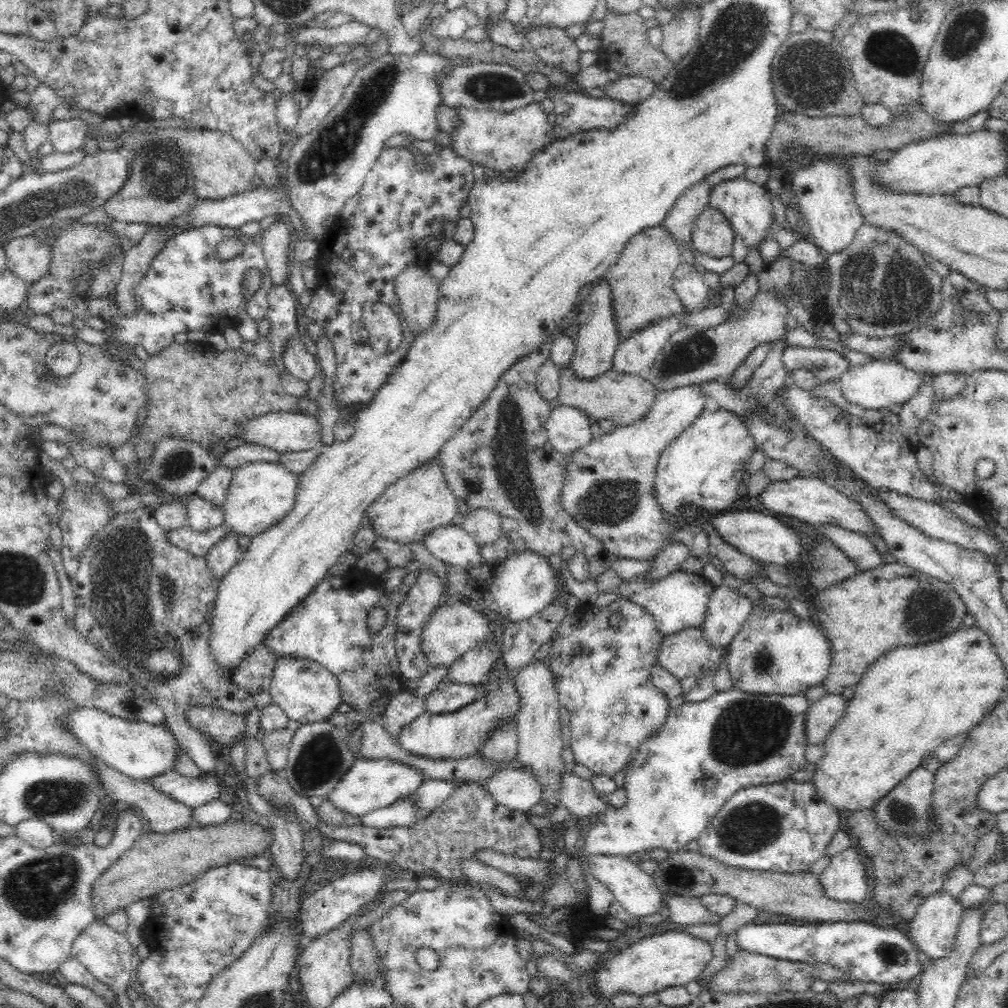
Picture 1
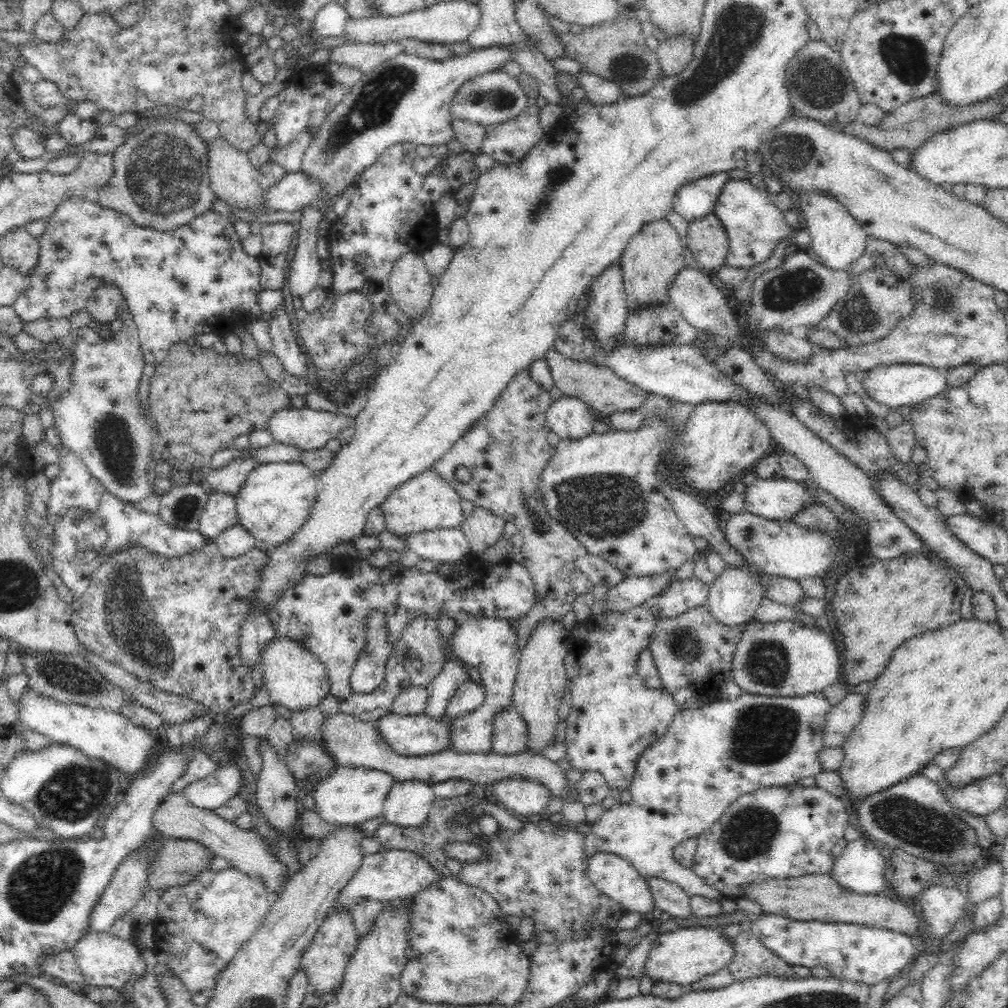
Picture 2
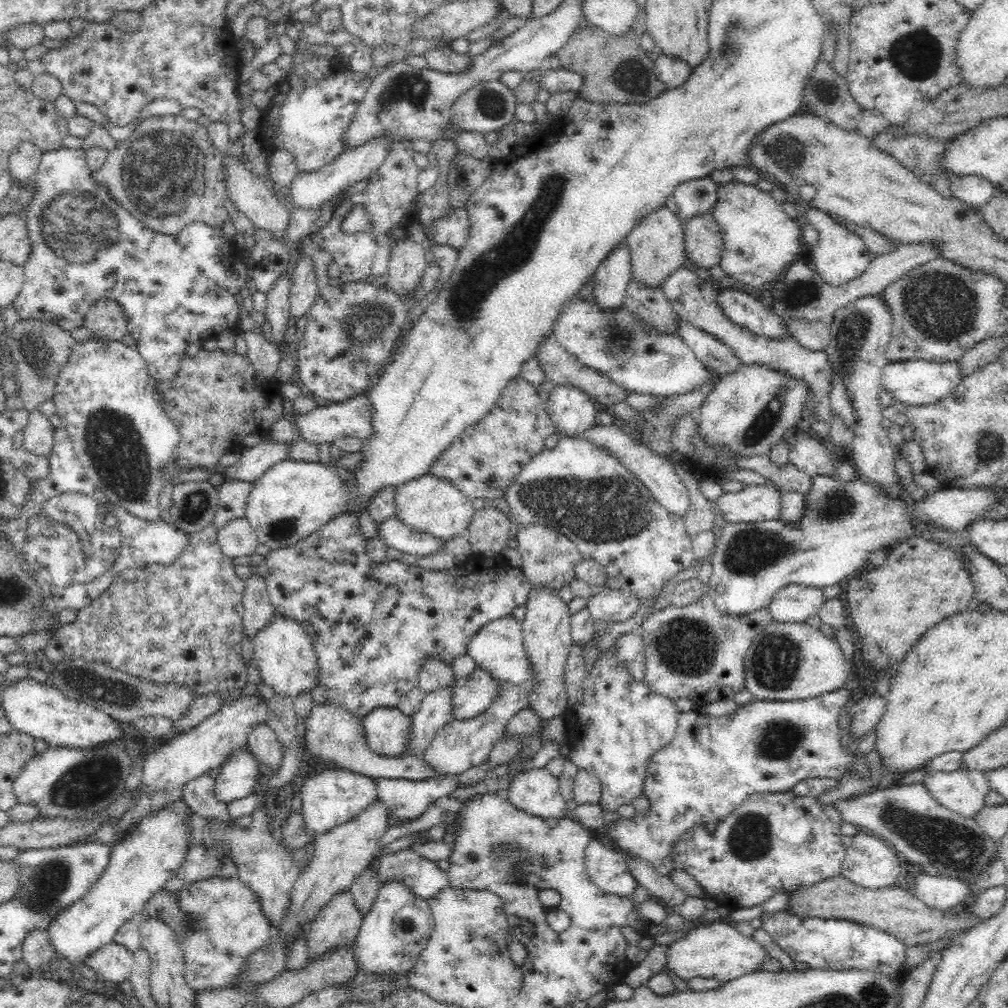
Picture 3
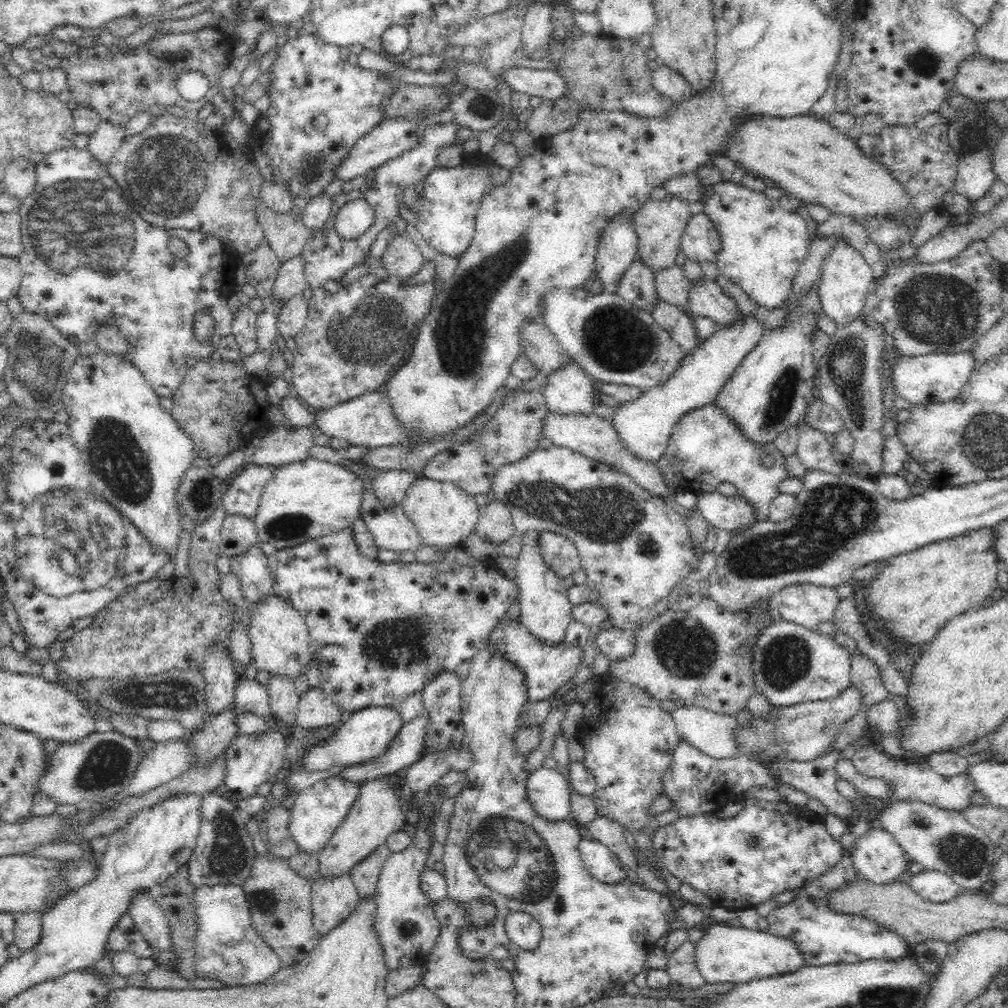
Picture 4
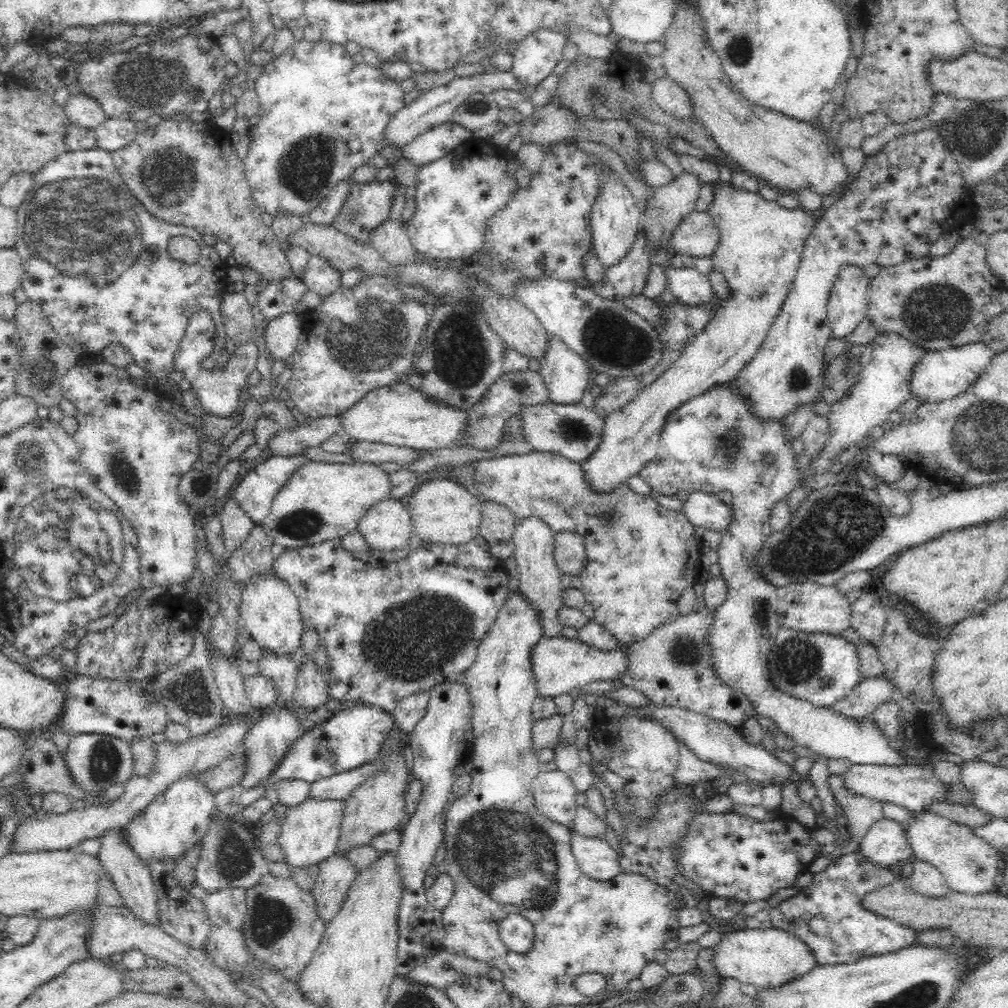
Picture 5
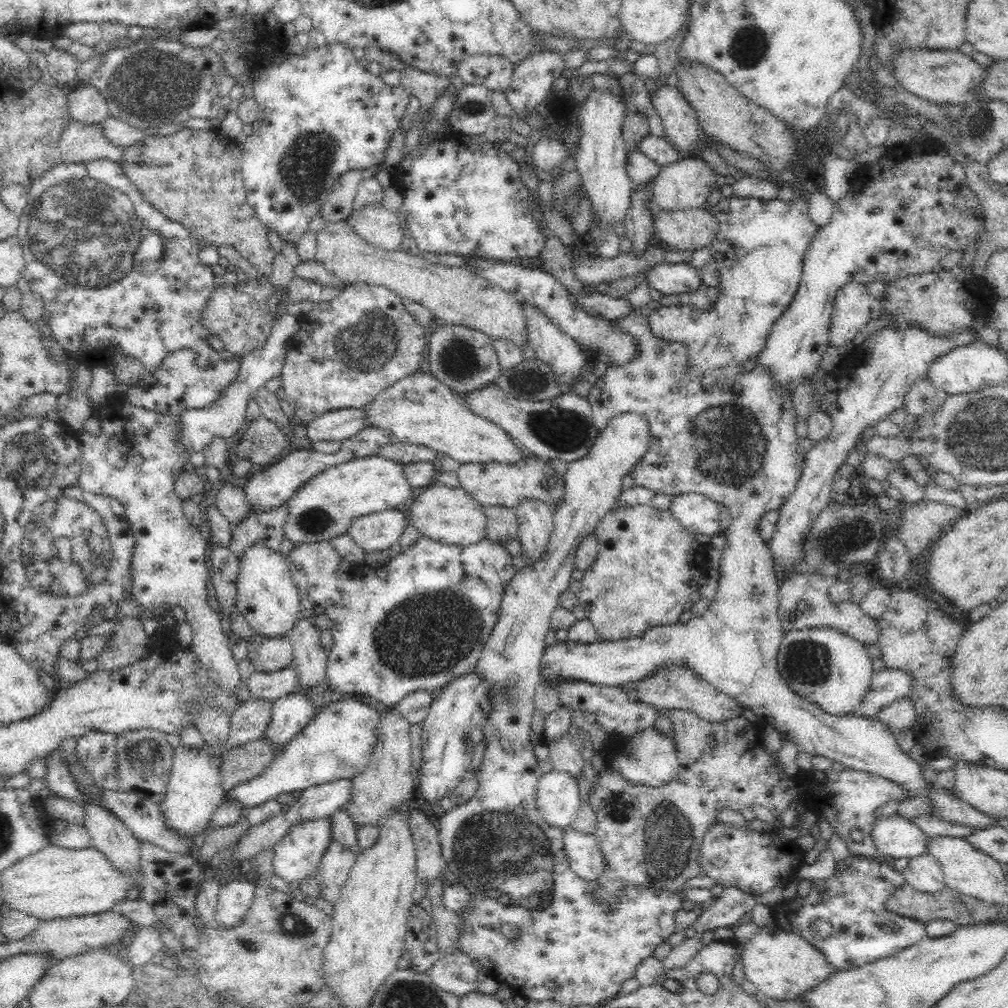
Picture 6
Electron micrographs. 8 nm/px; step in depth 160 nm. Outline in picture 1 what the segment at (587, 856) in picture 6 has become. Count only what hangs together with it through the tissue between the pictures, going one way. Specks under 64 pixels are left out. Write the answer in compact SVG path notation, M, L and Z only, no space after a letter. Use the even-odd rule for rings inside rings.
M595 854L589 858L589 869L593 877L608 888L610 895L630 913L630 916L636 916L636 918L650 916L661 908L663 892L657 887L654 879L634 861L623 856Z

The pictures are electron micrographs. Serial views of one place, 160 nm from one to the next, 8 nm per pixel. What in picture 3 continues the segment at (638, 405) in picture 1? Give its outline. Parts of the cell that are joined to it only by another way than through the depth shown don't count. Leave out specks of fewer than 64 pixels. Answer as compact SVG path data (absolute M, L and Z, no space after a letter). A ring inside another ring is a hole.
M548 332L548 334L542 338L542 342L538 344L538 350L536 350L534 357L538 359L538 364L542 367L546 380L550 380L554 385L570 385L581 388L602 409L608 409L612 404L622 402L624 398L628 396L627 389L610 381L606 375L581 365L576 360L576 357L573 357L558 340L556 340L553 332Z

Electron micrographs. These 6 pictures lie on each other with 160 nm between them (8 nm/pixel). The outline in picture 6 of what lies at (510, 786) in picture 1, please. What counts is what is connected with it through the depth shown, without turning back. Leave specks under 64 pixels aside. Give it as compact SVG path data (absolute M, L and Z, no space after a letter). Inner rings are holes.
M553 768L539 778L536 799L539 813L549 825L570 827L582 804L577 777Z

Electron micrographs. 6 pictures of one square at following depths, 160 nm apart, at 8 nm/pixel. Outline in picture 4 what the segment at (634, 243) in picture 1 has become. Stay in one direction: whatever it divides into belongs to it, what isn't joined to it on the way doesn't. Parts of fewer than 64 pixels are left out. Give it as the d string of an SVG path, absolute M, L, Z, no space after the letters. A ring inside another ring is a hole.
M679 196L648 199L634 212L633 220L639 240L637 256L653 273L680 262L680 238L692 213L692 204Z

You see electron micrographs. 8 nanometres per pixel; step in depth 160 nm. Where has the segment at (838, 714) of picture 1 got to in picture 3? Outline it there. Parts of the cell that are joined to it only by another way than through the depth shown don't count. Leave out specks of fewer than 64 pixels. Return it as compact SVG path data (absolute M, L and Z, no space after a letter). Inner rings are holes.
M876 693L865 695L860 700L853 701L849 706L852 715L852 725L850 726L852 740L858 736L868 734L874 730L886 708L887 700Z

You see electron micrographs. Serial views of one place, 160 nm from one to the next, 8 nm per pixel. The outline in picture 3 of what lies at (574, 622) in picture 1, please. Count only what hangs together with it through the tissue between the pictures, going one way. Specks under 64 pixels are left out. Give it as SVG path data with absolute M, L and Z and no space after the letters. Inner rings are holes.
M610 650L598 653L592 672L584 677L576 702L567 707L564 717L567 722L566 742L570 747L569 760L579 769L596 773L601 784L598 804L602 807L602 812L618 812L620 806L631 804L636 798L643 796L647 768L655 752L674 738L679 712L673 700L660 696L648 685L636 680L624 665L618 663L614 650Z

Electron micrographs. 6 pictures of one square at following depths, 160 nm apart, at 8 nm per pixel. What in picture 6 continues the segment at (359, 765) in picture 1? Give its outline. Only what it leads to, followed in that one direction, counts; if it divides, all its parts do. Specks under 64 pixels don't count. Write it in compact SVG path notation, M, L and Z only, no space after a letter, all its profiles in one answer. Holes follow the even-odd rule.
M322 817L311 821L304 821L292 828L273 846L274 858L272 861L272 873L284 879L287 883L302 881L306 877L314 876L316 868L326 852L330 840L333 839L331 819Z

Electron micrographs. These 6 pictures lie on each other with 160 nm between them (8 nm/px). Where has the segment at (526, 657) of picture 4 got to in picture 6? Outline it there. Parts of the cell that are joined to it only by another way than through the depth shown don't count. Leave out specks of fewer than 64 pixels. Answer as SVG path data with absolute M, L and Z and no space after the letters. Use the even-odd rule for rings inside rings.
M703 284L694 293L662 295L660 300L650 300L648 304L635 308L628 316L614 319L618 331L634 337L636 354L624 364L608 366L607 371L591 386L587 399L593 412L593 425L598 432L606 428L612 417L622 413L633 413L644 418L649 425L650 446L646 454L641 456L640 462L636 462L636 466L628 472L635 486L668 496L702 494L729 511L732 524L724 532L726 546L722 550L717 593L706 613L691 618L686 624L656 626L640 636L620 640L598 640L592 643L564 641L549 646L541 658L541 675L554 687L558 680L582 680L594 685L621 687L626 683L633 685L659 668L686 665L718 691L734 698L743 707L748 706L751 716L765 716L772 726L780 730L782 736L791 738L800 751L808 752L812 757L823 756L832 762L842 763L846 769L888 779L904 789L903 798L926 797L932 805L930 815L942 821L970 826L972 830L986 830L997 825L998 818L980 812L936 783L926 782L922 765L900 748L896 735L877 717L828 715L818 705L798 696L782 678L777 665L777 654L785 633L777 612L778 590L782 581L774 577L769 544L758 535L757 525L767 511L779 510L784 505L802 478L806 451L797 435L799 419L794 412L793 395L787 394L792 390L777 386L773 374L758 364L756 356L738 364L722 366L714 372L693 374L689 372L687 346L653 336L648 326L652 310L684 304L691 304L695 309L709 308L716 298L717 288Z

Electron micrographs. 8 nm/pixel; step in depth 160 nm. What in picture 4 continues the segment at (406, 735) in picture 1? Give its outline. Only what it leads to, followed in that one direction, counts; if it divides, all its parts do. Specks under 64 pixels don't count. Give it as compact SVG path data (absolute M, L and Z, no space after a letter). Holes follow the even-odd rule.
M372 706L356 710L356 712L349 713L344 717L336 734L312 744L306 750L306 754L302 756L299 764L303 767L303 771L318 772L328 771L335 765L348 767L366 763L371 759L376 760L388 748L392 738L400 732L402 725L403 722L397 709Z

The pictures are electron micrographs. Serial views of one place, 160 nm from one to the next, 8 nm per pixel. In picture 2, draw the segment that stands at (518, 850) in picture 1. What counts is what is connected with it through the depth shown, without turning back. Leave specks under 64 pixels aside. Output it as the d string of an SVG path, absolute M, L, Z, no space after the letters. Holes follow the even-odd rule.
M474 790L471 794L459 797L437 798L432 803L428 818L426 818L422 824L406 827L379 821L373 825L370 835L373 835L376 840L381 842L382 849L396 848L414 852L424 858L424 860L427 860L436 870L439 870L441 874L449 876L450 872L448 872L445 865L448 858L444 855L442 844L446 844L446 842L472 842L472 838L478 836L478 826L476 826L476 824L468 824L468 828L450 827L448 820L454 818L456 814L460 814L462 810L468 810L470 806L478 804L478 802L483 801L485 798L486 797L479 795L477 790Z

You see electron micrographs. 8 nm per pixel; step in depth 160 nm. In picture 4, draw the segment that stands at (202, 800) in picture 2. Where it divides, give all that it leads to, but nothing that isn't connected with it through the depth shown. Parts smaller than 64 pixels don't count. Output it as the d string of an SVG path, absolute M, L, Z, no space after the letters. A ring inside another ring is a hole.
M271 723L262 734L236 734L226 750L226 774L222 792L233 801L248 798L256 794L258 786L265 782L273 782L274 777L288 766L287 736L281 731L281 725Z

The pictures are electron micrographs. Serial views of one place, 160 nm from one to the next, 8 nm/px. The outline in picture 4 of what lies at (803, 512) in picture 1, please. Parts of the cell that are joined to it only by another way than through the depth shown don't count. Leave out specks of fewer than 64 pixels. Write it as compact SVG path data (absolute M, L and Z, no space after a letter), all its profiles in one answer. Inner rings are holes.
M718 492L701 493L695 507L711 527L731 532L752 525L756 515L751 502L738 496L722 496Z

